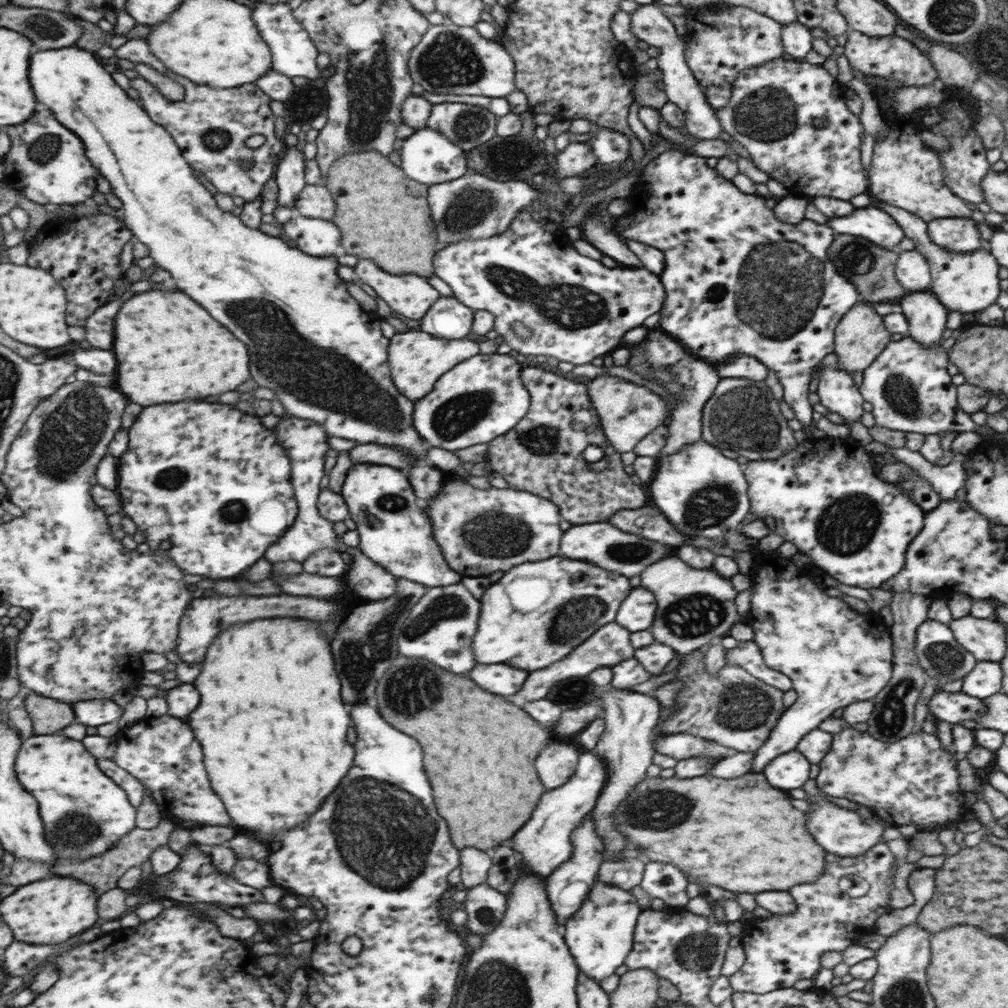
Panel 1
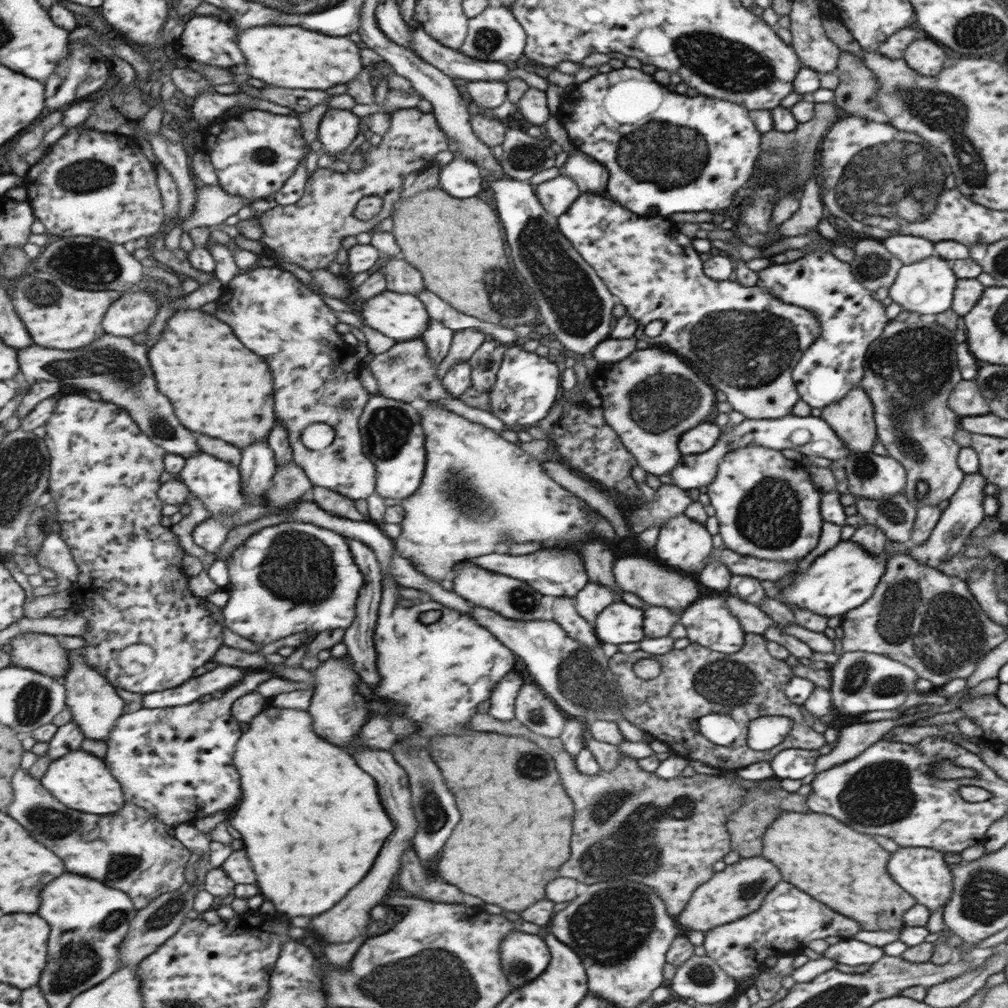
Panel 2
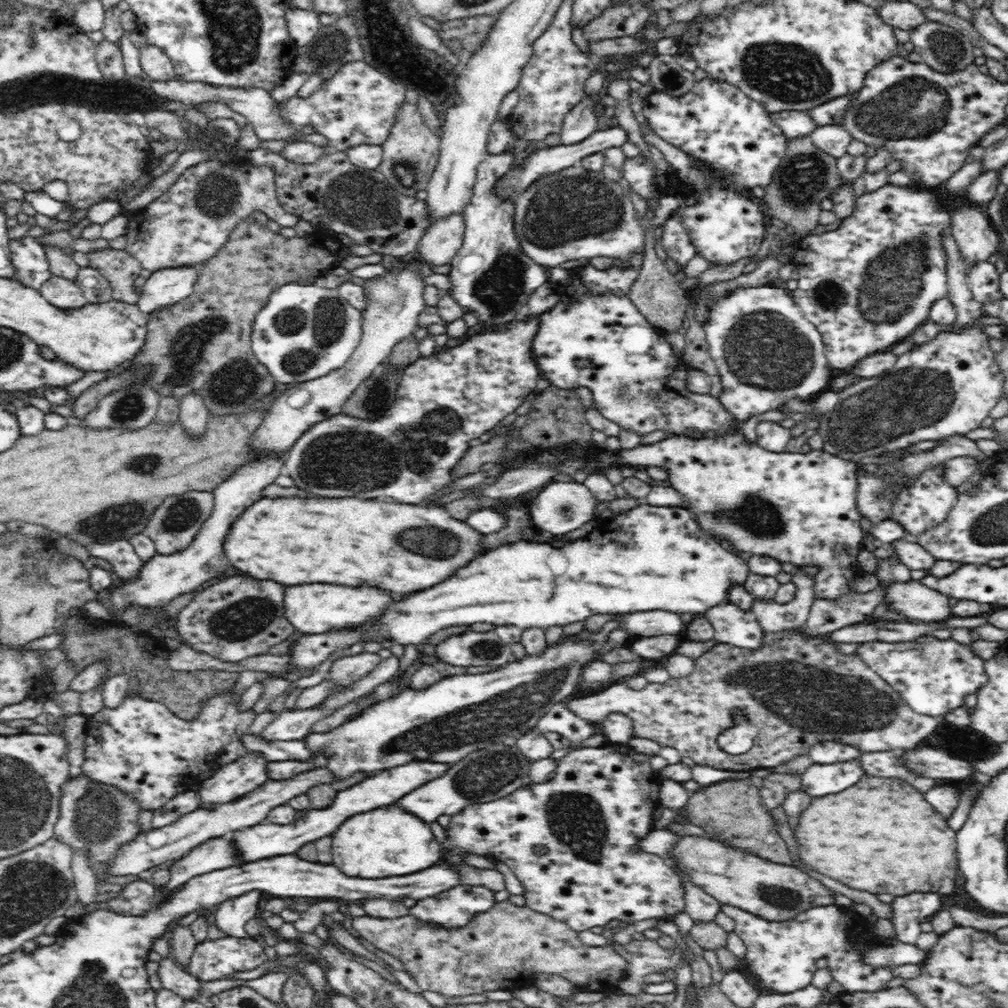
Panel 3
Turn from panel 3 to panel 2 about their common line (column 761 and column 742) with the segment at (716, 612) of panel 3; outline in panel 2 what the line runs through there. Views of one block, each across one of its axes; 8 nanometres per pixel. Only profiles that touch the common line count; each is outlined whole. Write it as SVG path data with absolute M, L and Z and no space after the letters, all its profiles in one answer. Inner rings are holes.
M719 594L711 596L700 596L695 604L687 609L687 612L680 616L681 623L686 627L686 636L690 642L696 642L699 646L704 646L710 650L722 652L730 655L739 652L744 647L744 629L738 621L736 615L732 615L732 611L728 609L726 604L727 594Z

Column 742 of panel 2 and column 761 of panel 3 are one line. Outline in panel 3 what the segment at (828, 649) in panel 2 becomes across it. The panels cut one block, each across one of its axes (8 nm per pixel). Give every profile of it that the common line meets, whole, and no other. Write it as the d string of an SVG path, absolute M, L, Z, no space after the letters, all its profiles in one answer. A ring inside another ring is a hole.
M798 566L799 572L791 580L796 585L795 597L786 604L778 604L775 600L754 600L751 610L755 614L761 629L768 632L782 630L798 630L806 624L814 598L815 577L804 572L805 566Z

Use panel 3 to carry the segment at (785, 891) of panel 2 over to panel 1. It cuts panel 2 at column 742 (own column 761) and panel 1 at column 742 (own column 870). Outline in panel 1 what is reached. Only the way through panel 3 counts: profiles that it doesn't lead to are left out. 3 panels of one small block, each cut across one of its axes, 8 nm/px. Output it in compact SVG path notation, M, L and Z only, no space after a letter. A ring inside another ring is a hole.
M879 843L860 857L841 857L832 854L827 858L826 872L815 881L802 883L787 890L795 899L797 909L792 914L773 914L768 918L753 917L744 920L741 941L745 950L745 963L738 972L729 976L734 992L765 994L779 989L788 989L798 980L813 979L820 967L820 957L828 950L840 952L850 948L852 942L864 934L874 932L876 920L890 910L890 868L894 856L888 846ZM844 876L858 876L870 884L868 896L858 900L846 900L836 894L838 882Z

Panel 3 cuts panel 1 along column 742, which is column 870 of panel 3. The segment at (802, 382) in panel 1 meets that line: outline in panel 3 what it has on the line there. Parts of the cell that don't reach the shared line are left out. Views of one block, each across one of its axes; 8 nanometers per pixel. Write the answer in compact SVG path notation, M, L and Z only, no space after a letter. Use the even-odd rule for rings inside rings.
M888 183L875 192L864 193L859 196L855 200L853 213L849 217L843 218L835 230L820 235L809 235L800 240L790 258L790 262L797 269L797 288L790 292L794 302L801 308L803 316L820 331L821 340L826 346L825 354L829 366L840 368L840 370L849 370L863 358L870 357L871 354L890 350L897 343L908 338L911 331L918 329L926 323L926 320L929 320L929 310L932 304L937 300L947 298L948 294L947 256L942 244L942 232L946 228L951 228L948 211L938 210L938 204L934 202L934 196L930 192L922 192L922 190L914 190L914 188L902 188L902 185Z

